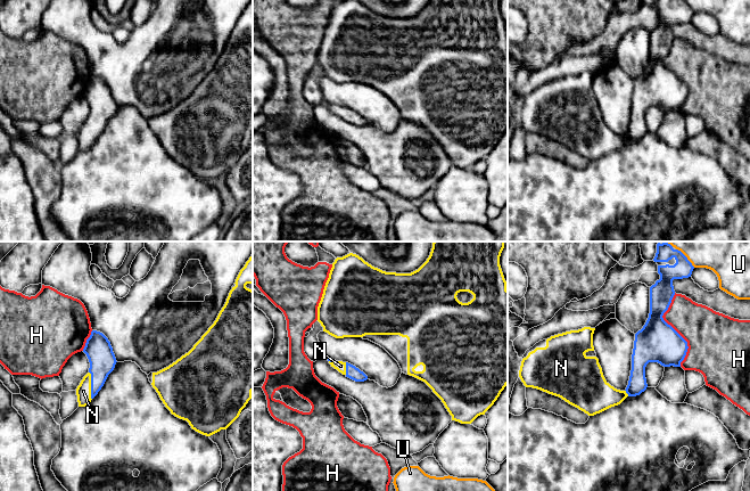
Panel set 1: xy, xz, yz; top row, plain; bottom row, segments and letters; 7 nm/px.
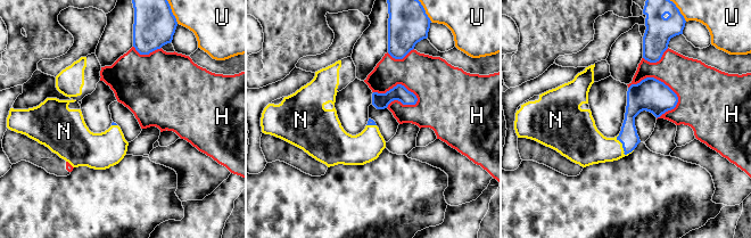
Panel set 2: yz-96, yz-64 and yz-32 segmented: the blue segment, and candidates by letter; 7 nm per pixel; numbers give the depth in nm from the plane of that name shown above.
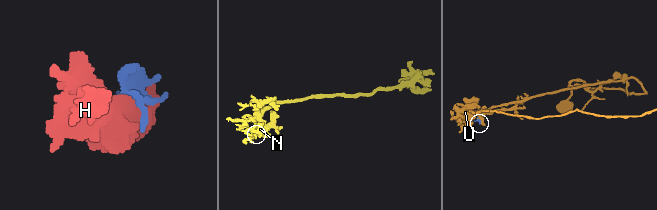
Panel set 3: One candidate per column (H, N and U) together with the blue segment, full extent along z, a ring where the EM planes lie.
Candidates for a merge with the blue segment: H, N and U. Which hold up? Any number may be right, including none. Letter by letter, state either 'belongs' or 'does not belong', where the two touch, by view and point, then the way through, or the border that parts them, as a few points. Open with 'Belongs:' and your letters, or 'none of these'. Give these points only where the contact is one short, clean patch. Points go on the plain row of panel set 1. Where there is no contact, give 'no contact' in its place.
Belongs: N
H: does not belong; meets blue in yz at (674, 74)
N: belongs; meets blue in xy at (91, 130); runs through xy (99, 96), (99, 115), (91, 130), (83, 136)
U: does not belong; meets blue in yz at (689, 6)

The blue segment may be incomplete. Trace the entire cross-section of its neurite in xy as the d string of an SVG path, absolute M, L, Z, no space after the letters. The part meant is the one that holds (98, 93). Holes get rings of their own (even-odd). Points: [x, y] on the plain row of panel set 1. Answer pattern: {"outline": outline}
{"outline": "M97 75L91 76L83 97L89 104L90 113L76 133L79 152L85 152L91 147L117 107L110 87Z"}

